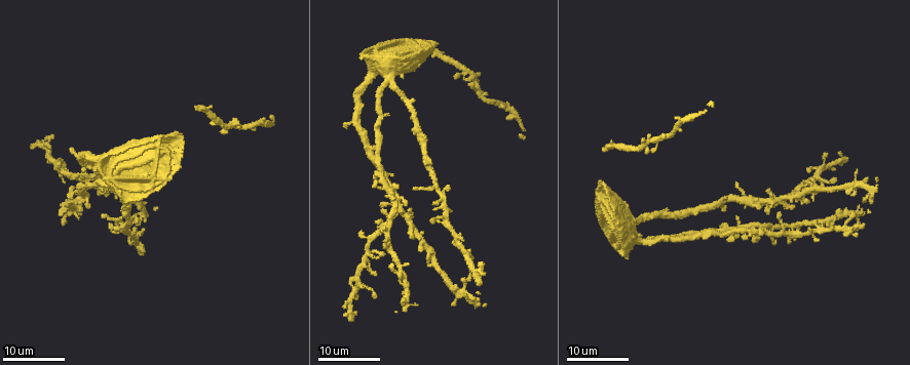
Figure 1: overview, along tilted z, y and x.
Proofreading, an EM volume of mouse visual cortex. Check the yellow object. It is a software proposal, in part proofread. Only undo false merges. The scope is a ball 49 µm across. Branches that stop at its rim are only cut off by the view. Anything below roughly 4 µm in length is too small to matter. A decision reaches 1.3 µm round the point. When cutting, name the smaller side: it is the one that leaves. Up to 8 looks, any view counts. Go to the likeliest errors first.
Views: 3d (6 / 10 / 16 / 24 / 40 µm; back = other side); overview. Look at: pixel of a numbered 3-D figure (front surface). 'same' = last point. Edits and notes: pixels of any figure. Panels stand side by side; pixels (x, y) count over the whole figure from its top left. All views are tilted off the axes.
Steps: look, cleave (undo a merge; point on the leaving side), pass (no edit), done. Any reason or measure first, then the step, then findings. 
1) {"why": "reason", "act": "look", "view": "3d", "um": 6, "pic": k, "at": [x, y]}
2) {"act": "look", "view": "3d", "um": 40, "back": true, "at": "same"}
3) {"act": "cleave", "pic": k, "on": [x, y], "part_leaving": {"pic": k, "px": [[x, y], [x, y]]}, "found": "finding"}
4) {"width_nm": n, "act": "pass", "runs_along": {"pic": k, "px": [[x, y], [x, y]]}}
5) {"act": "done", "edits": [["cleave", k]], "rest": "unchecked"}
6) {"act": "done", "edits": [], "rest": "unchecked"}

{"why": "looks like a crossing", "act": "look", "view": "3d", "um": 16, "pic": 1, "at": [763, 200]}

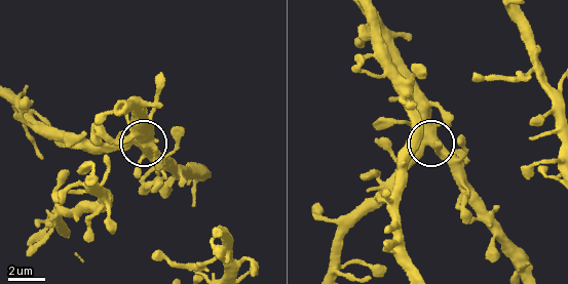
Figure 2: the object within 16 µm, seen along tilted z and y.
{"act": "look", "view": "3d", "um": 10, "pic": 2, "at": [426, 144]}

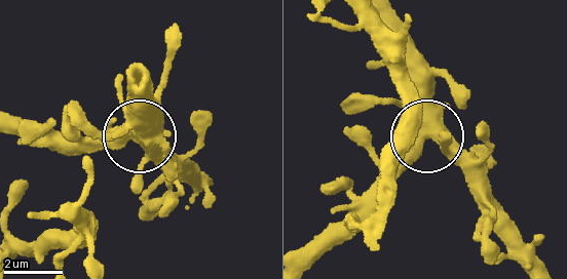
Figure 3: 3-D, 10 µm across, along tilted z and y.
{"side_arm_um": 22, "act": "pass", "found": "continuous, no second cell"}

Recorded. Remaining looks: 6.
{"act": "look", "view": "3d", "um": 24, "pic": 1, "at": [366, 82]}

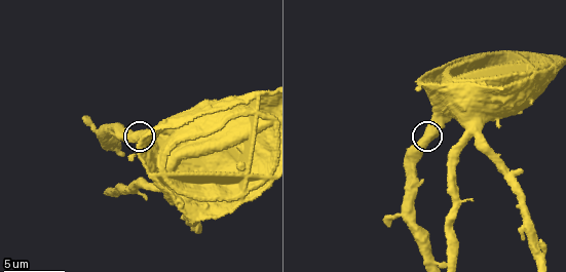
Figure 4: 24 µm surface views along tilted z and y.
{"act": "look", "view": "3d", "um": 6, "pic": 4, "at": [431, 137]}

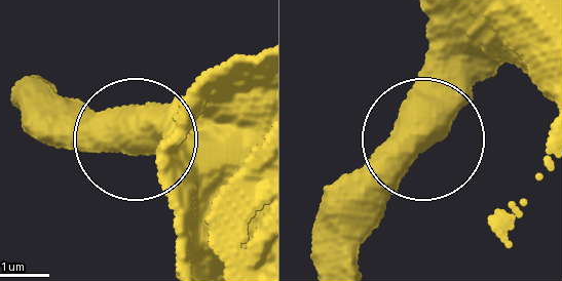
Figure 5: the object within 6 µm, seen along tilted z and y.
{"width_nm": 510, "act": "pass", "runs_along": {"pic": 5, "px": [[399, 118], [420, 149], [322, 241]]}, "found": "one cell here"}

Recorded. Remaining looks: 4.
{"why": "four-way junction", "act": "look", "view": "3d", "um": 24, "pic": 1, "at": [371, 251]}

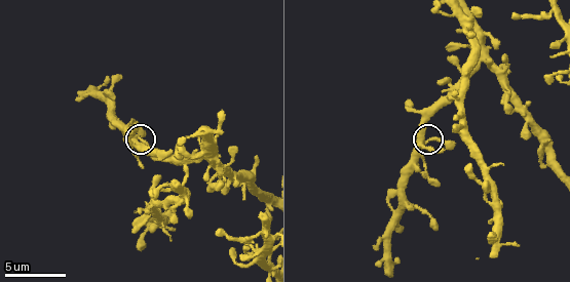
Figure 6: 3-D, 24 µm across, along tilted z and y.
{"act": "look", "view": "3d", "um": 6, "pic": 6, "at": [432, 141]}

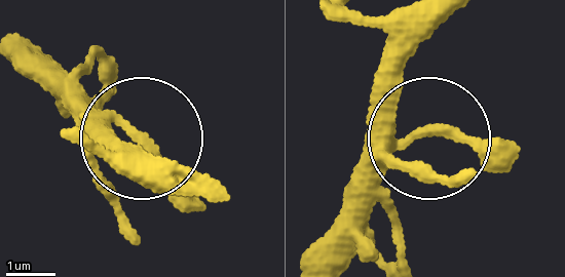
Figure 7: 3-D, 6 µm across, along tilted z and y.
{"act": "pass", "runs_along": {"pic": 7, "px": [[445, 24], [397, 78], [424, 139], [393, 150], [466, 183]]}, "found": "one cell here"}

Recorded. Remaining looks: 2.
{"act": "look", "view": "3d", "um": 10, "pic": 4, "at": [469, 137]}

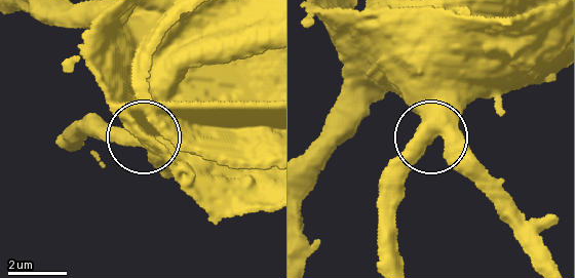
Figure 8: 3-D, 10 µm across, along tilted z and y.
{"side_arm_um": 40, "act": "pass", "found": "one cell here"}

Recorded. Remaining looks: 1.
{"act": "done", "edits": [], "rest": "unchecked"}

